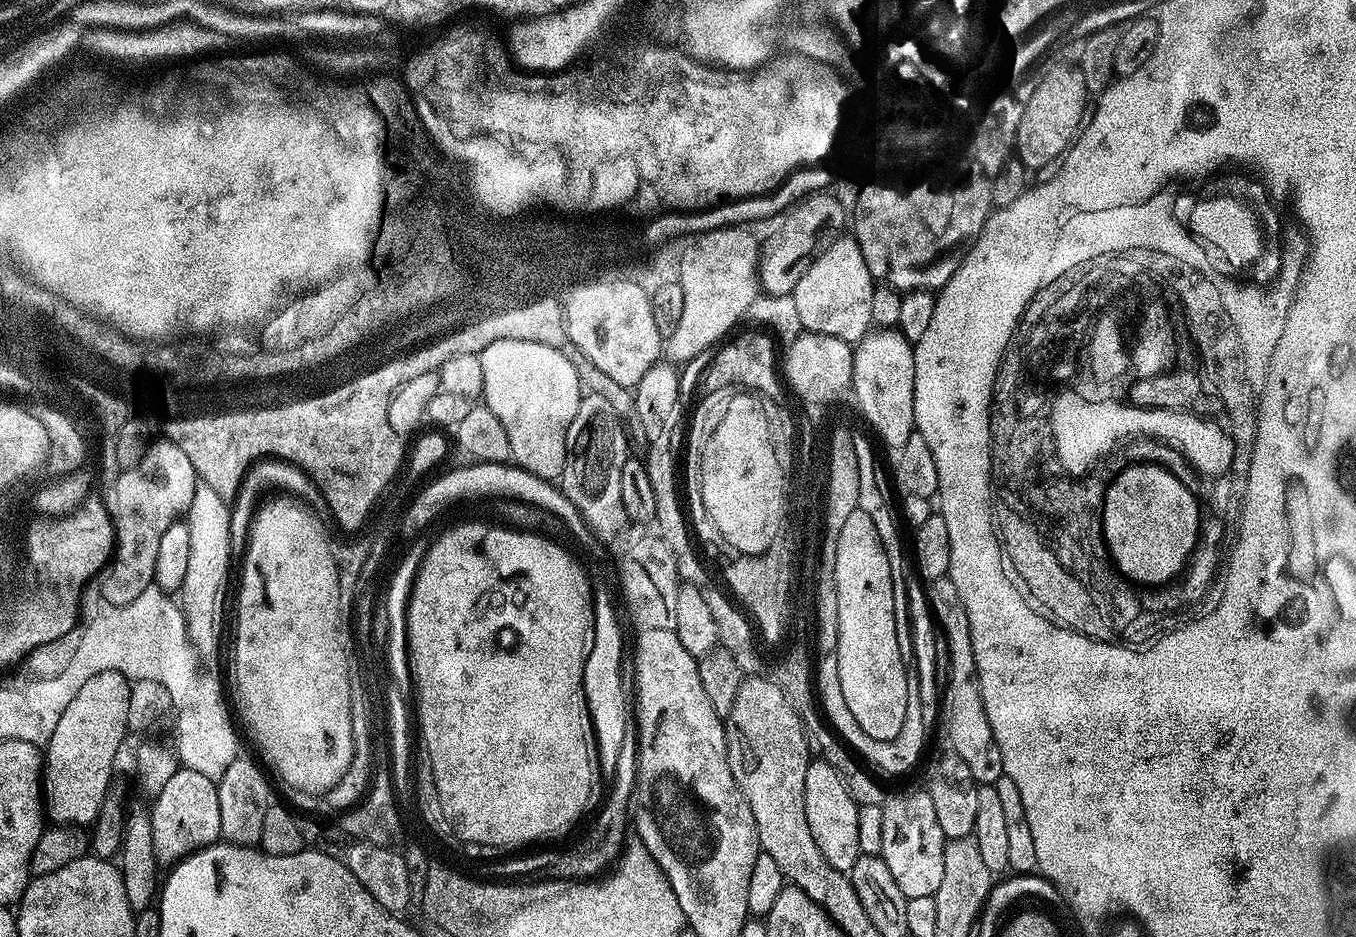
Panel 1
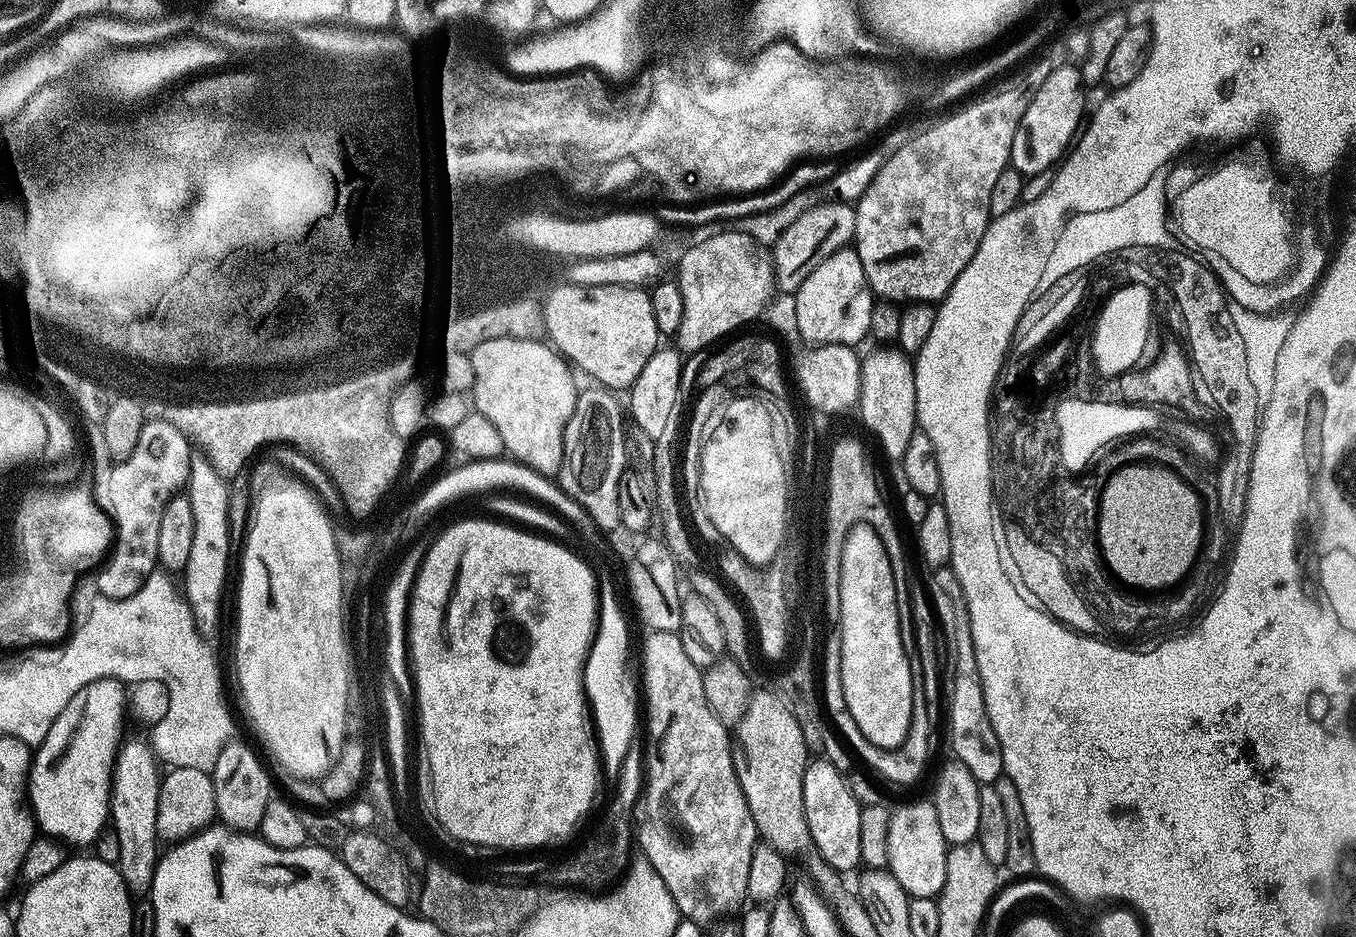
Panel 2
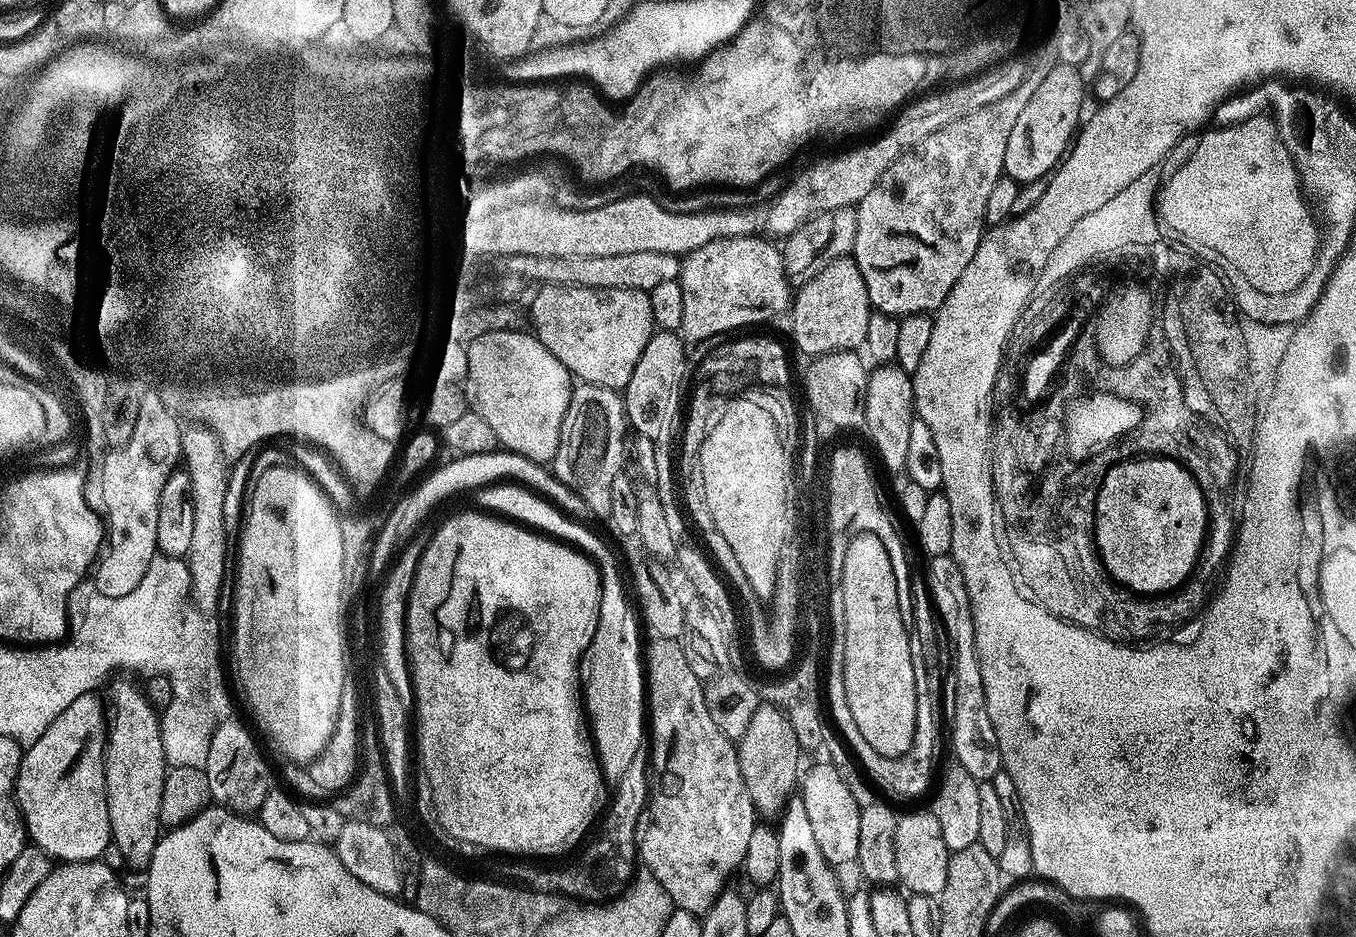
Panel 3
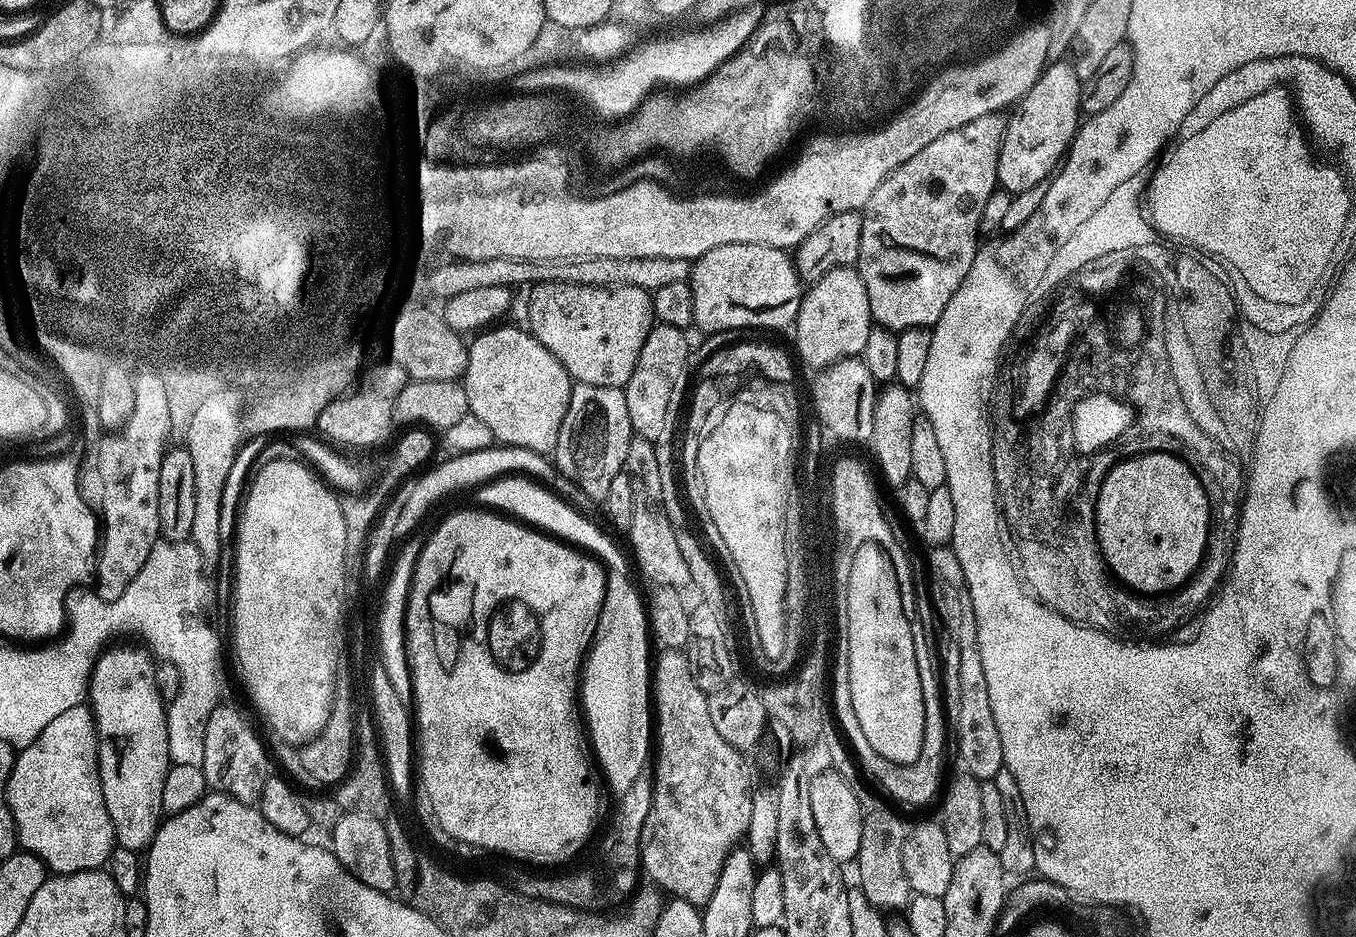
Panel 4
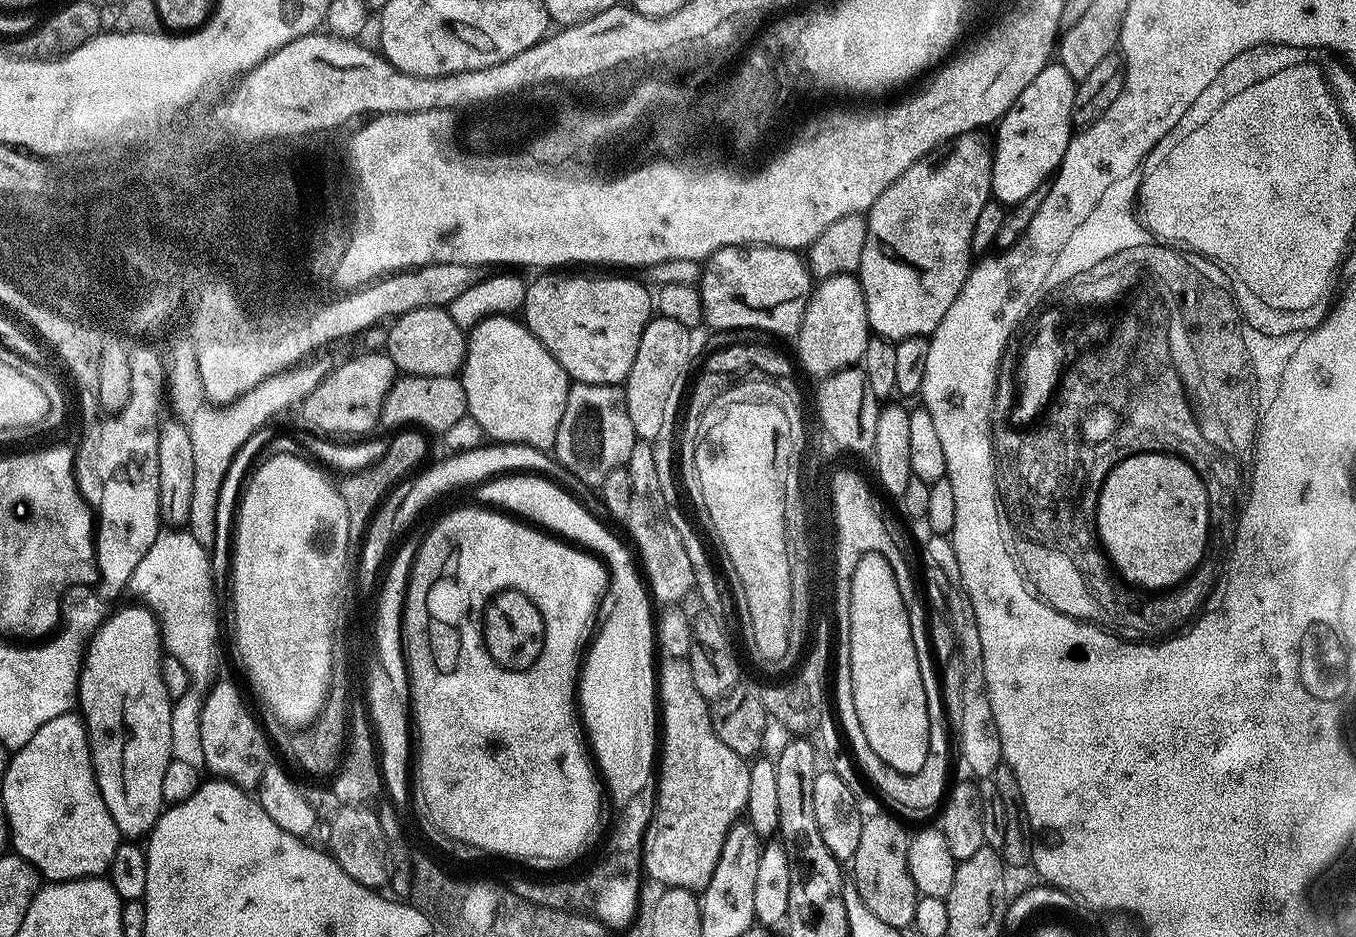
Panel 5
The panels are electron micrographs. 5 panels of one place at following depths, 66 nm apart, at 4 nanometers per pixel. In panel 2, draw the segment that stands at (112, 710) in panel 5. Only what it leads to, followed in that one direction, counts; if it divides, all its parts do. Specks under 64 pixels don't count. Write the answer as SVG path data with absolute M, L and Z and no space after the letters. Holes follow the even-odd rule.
M125 739L119 745L116 763L112 769L110 828L116 831L113 833L118 842L120 873L133 893L147 893L151 889L158 859L156 819L162 768L156 753L145 741L144 744L140 740Z

